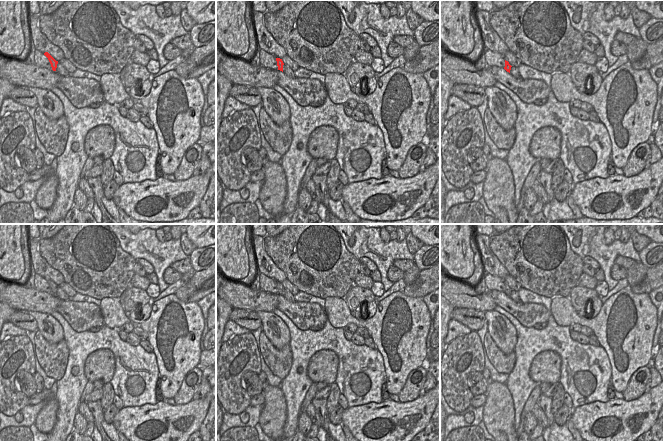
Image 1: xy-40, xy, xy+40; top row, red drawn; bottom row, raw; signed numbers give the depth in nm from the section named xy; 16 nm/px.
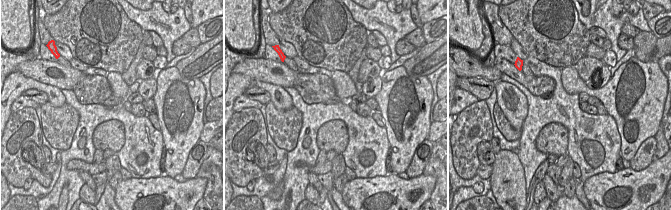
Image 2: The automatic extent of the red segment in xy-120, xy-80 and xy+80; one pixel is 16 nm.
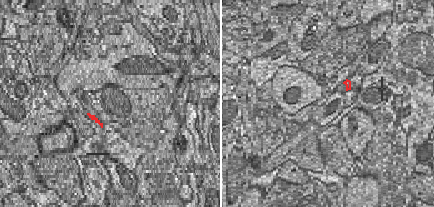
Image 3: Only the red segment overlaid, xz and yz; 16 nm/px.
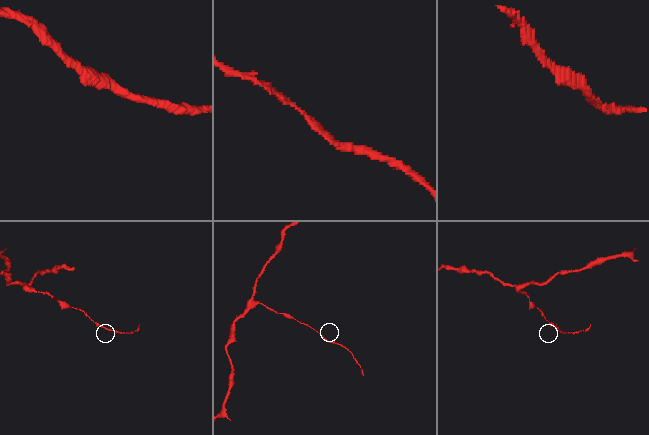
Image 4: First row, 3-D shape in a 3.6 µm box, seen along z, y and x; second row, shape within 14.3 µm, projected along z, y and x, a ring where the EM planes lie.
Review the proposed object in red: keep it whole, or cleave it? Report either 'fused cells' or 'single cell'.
single cell

